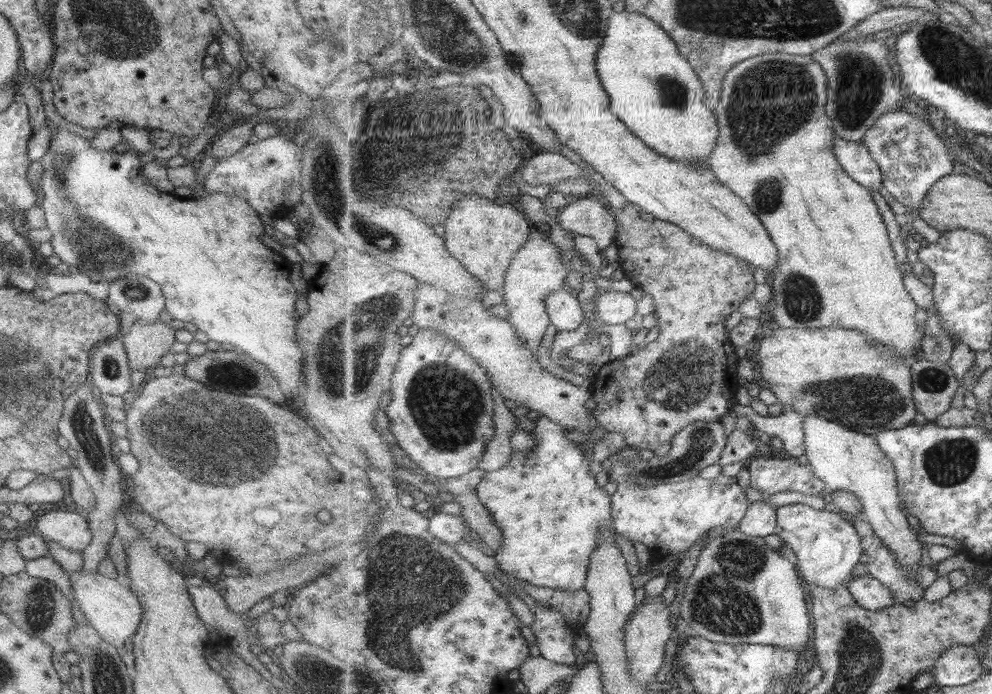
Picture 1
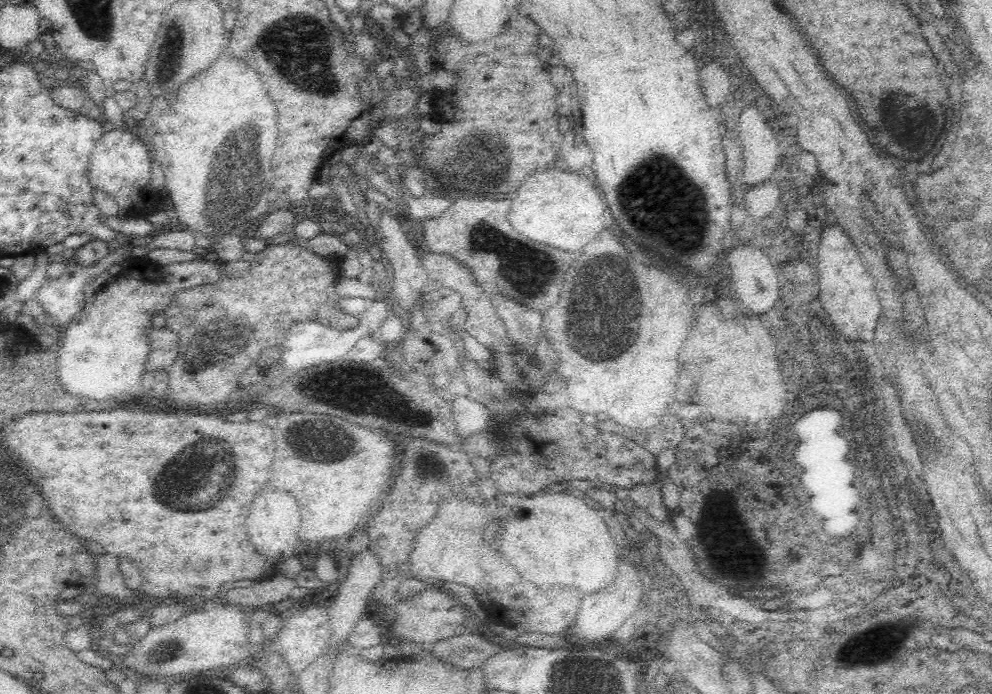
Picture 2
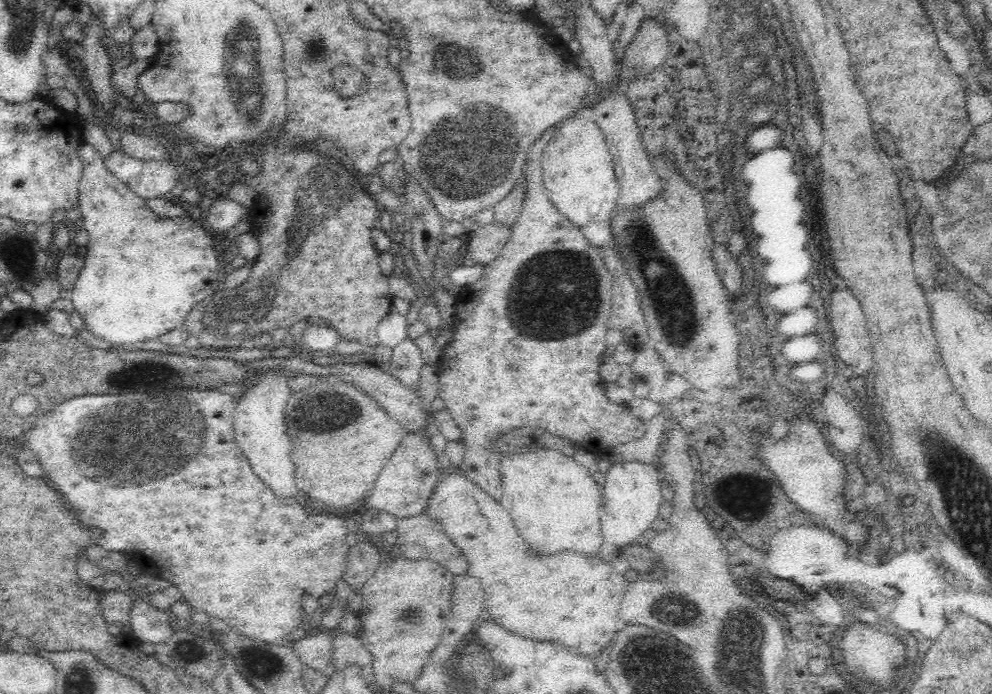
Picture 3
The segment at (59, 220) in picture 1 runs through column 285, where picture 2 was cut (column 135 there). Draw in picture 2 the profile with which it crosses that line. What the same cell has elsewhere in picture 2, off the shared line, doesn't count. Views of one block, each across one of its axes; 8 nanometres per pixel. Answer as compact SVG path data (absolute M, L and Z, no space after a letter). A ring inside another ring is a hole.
M147 260L126 261L120 276L114 280L108 290L100 290L93 302L86 300L86 306L74 316L74 320L61 331L60 345L57 346L57 381L67 394L80 399L94 400L96 404L124 400L139 390L141 376L150 347L146 331L152 328L152 313L160 311L174 298L176 292L212 284L225 278L222 269L209 261L192 261L191 263L173 263L168 266L151 264Z

